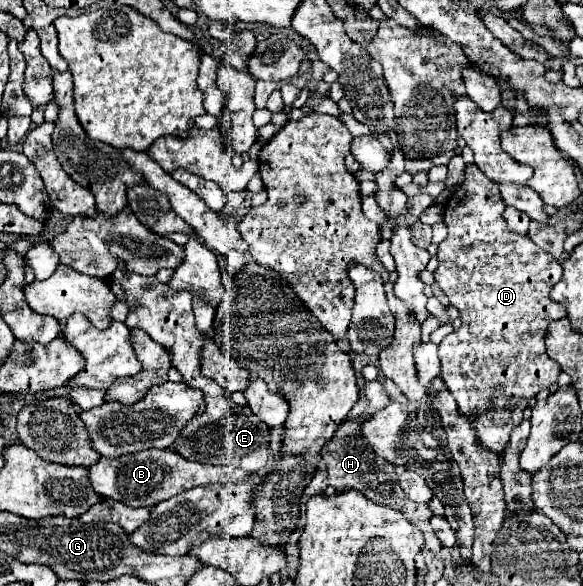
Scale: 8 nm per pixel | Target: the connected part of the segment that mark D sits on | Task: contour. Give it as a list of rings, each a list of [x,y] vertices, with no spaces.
[[[476,164],[466,166],[464,184],[452,192],[444,208],[448,238],[438,246],[440,266],[434,272],[438,286],[450,298],[452,306],[460,310],[462,318],[462,326],[440,342],[438,356],[442,360],[442,380],[452,392],[458,412],[470,418],[476,428],[478,424],[488,426],[486,434],[476,434],[476,442],[498,456],[504,454],[510,442],[510,432],[522,424],[522,412],[530,398],[552,386],[562,372],[558,362],[550,360],[544,350],[544,334],[550,322],[566,316],[566,308],[550,298],[552,286],[562,276],[562,266],[552,254],[538,248],[528,236],[512,234],[502,218],[504,208],[506,204],[502,198],[498,198],[498,186],[494,186],[494,182],[490,182],[476,168]]]

